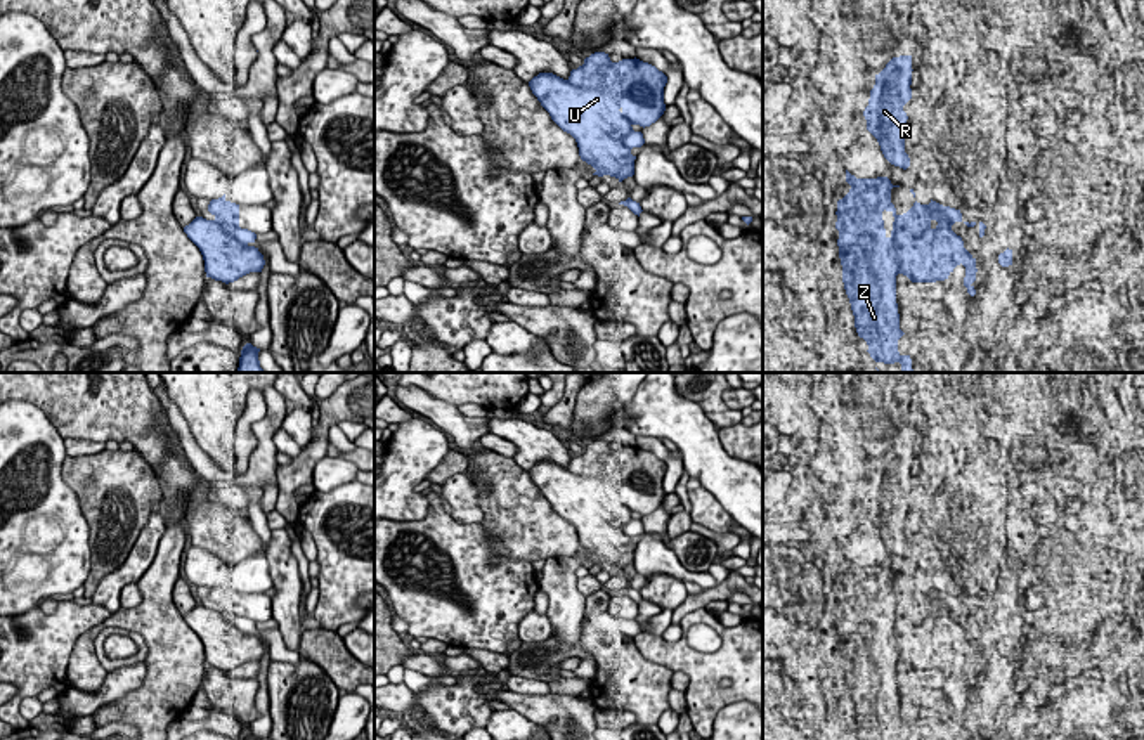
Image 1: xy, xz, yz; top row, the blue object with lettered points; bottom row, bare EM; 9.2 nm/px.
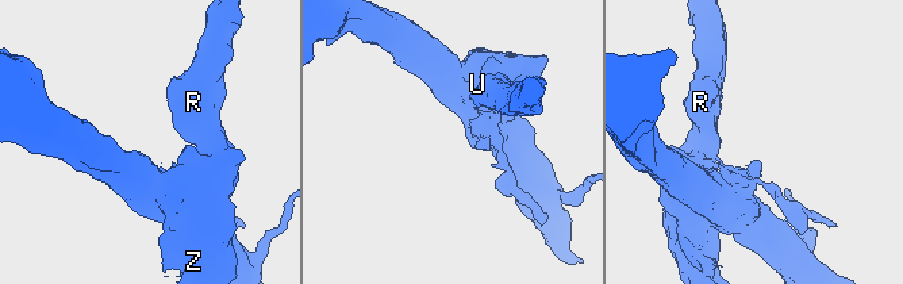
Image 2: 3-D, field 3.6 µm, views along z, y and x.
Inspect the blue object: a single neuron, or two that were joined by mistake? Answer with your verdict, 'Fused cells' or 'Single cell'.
Fused cells

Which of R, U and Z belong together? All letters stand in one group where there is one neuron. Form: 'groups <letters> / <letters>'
groups R Z / U

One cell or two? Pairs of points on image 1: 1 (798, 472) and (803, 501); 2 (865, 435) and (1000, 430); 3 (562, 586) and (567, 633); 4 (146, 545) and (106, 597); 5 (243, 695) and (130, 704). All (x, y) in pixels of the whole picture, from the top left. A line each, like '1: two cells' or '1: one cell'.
1: one cell
2: two cells
3: one cell
4: one cell
5: two cells

